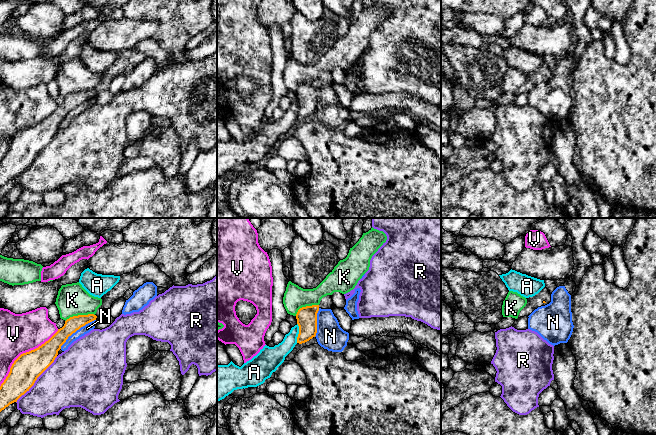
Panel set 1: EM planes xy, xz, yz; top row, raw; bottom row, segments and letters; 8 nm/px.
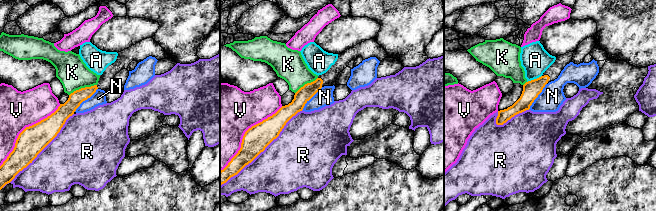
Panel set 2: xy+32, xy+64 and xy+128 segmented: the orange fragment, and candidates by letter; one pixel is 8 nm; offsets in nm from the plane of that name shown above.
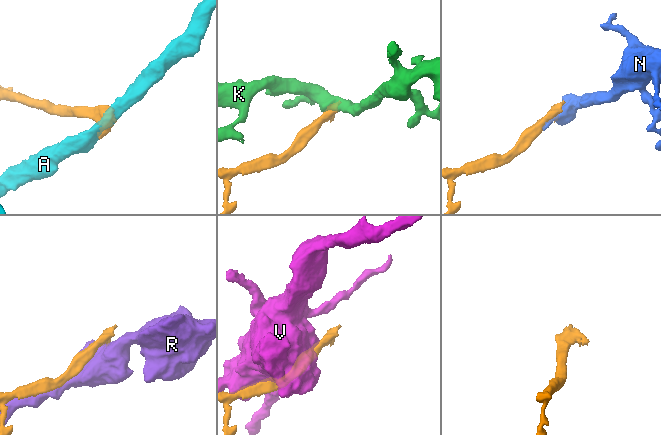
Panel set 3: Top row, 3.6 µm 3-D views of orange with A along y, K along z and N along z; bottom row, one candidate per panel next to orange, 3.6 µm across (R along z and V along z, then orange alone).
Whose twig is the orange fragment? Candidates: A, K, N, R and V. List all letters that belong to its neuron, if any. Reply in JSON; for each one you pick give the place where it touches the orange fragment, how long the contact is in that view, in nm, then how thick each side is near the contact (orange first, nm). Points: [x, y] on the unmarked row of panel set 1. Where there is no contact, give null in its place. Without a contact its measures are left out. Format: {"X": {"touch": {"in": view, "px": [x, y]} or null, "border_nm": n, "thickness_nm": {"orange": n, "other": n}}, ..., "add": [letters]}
{"add": []}

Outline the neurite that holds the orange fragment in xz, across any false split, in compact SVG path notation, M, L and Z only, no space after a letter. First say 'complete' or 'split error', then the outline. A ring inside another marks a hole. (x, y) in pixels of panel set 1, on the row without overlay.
split error; M331 71L323 73L319 81L312 81L302 83L296 90L297 100L299 102L299 110L297 113L297 119L302 120L313 113L317 109L317 89L319 85L332 85Z

